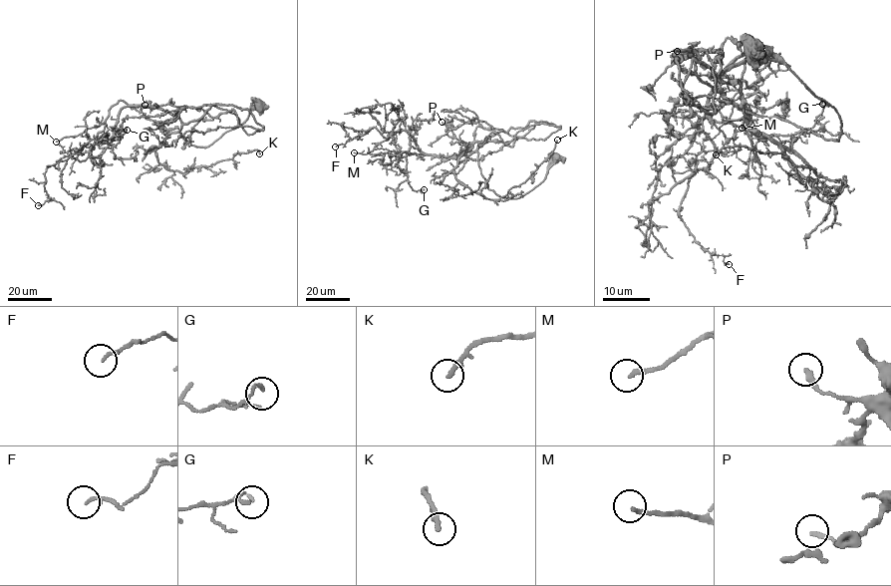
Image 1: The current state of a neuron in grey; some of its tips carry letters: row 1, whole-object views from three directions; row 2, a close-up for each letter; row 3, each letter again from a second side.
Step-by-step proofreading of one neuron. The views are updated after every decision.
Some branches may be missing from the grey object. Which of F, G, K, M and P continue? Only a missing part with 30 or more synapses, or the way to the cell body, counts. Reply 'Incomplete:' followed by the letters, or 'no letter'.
Incomplete: K, M

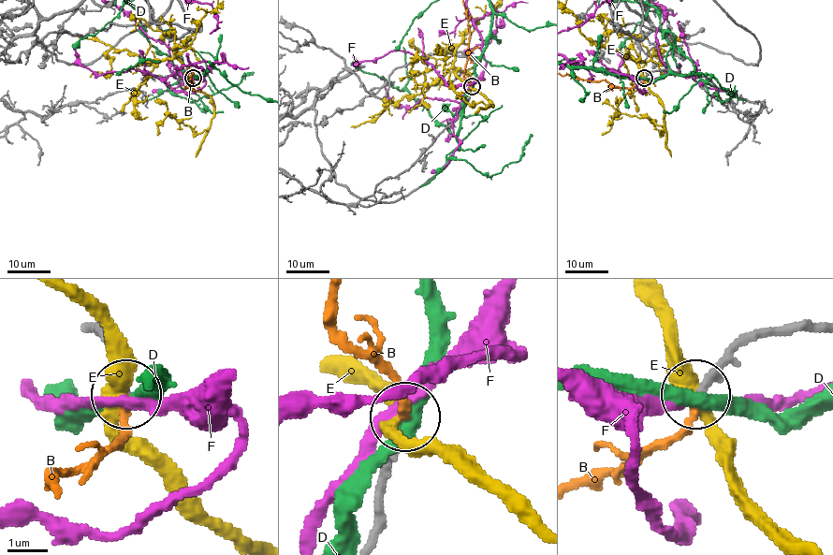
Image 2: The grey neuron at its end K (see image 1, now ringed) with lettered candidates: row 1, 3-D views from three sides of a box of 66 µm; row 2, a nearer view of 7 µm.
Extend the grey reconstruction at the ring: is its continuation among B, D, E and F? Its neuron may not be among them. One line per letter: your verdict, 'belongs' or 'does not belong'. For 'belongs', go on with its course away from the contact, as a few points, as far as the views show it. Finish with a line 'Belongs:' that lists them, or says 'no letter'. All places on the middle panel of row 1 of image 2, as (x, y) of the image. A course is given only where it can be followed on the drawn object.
B: belongs | via (472, 86), (464, 76), (470, 33)
D: does not belong
E: does not belong
F: does not belong
Belongs: B

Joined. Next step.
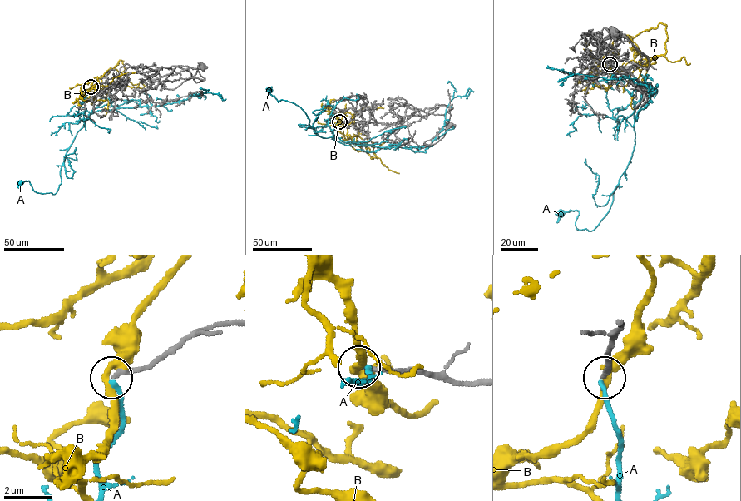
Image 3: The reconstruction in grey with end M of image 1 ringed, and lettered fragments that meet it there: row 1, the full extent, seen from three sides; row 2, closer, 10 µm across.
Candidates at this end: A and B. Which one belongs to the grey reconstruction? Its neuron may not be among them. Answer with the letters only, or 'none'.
none

